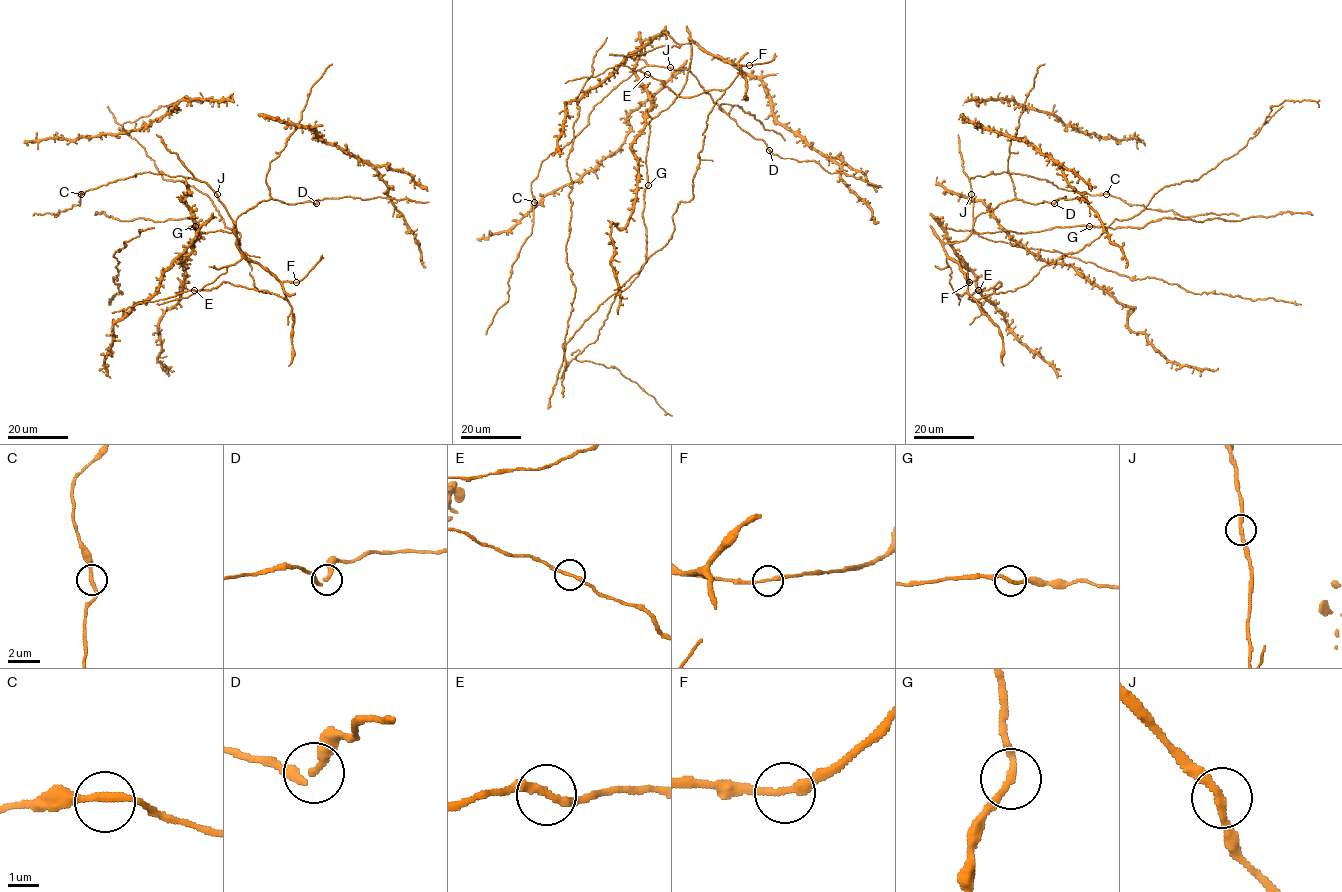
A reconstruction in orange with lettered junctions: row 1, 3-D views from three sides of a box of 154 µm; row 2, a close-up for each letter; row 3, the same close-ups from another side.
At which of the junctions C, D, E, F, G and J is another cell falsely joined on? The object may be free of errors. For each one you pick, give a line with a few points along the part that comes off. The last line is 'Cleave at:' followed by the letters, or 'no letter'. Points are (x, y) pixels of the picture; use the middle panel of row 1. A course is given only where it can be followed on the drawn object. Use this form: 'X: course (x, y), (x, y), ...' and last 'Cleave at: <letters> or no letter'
Cleave at: no letter

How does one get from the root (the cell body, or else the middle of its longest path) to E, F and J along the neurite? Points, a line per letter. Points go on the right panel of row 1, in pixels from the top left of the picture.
E: (943, 246), (945, 253), (959, 265), (968, 281), (968, 292), (976, 299), (993, 293), (1001, 283), (978, 290)
F: (943, 246), (969, 282)
J: (943, 246), (962, 242), (970, 234), (973, 225), (971, 194)

